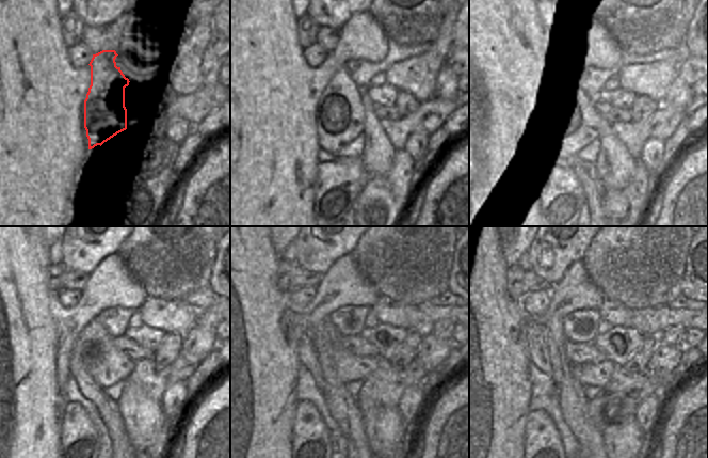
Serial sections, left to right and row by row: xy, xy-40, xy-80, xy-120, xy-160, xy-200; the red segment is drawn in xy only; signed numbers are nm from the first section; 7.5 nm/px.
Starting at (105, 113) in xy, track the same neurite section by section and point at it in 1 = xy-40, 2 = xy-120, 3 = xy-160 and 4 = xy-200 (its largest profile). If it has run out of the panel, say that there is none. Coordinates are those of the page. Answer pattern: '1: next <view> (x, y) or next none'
1: next xy-40 (340, 117)
2: next xy-120 (108, 365)
3: next xy-160 (350, 367)
4: next xy-200 (599, 374)

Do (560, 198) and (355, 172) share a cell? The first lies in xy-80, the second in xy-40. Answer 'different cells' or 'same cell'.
same cell

